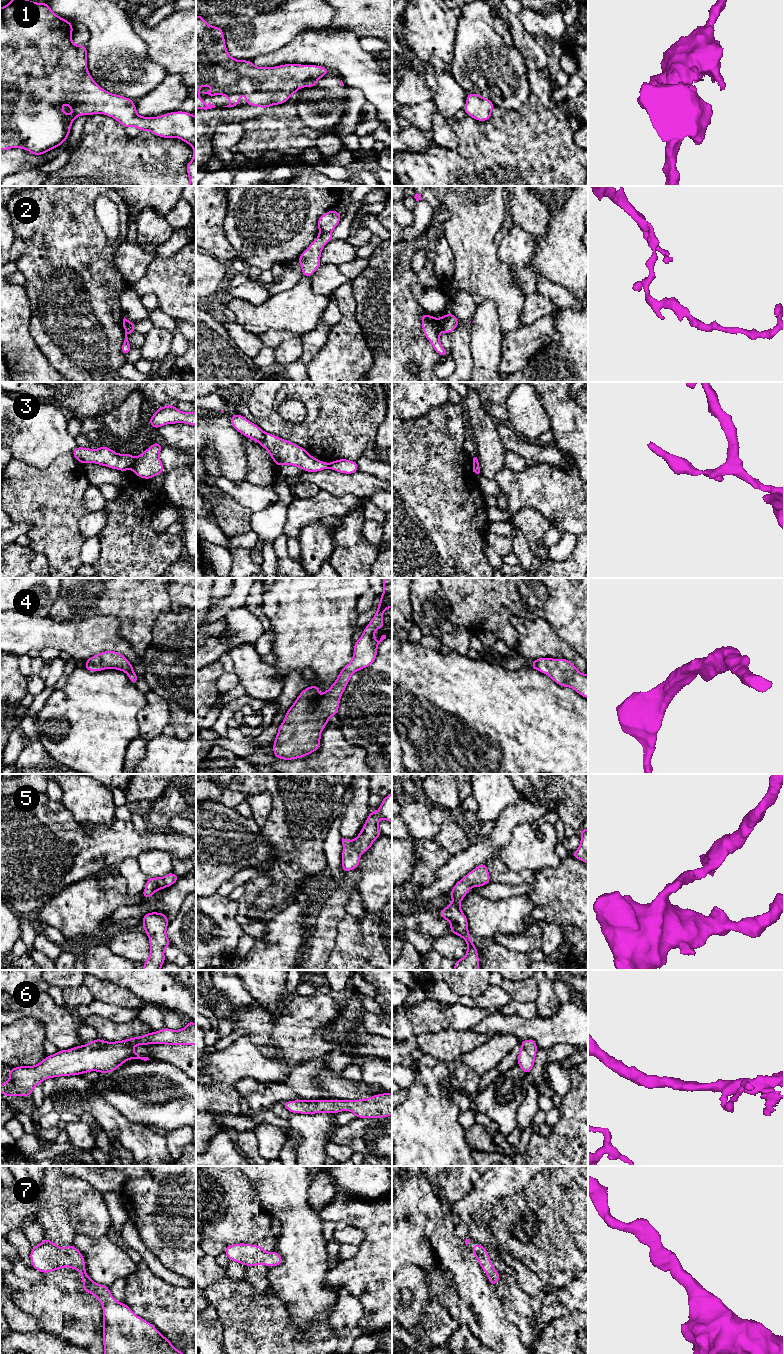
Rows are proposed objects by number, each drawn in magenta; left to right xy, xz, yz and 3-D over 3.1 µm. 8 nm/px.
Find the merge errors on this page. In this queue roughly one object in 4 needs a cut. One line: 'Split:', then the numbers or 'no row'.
Split: 2, 3

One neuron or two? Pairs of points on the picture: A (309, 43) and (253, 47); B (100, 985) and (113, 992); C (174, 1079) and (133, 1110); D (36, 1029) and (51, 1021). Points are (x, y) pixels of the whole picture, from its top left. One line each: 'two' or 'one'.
A: two
B: one
C: one
D: two

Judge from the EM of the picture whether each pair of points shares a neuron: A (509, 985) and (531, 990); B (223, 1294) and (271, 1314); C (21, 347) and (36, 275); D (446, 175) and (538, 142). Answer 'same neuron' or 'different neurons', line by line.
A: same neuron
B: same neuron
C: different neurons
D: same neuron

